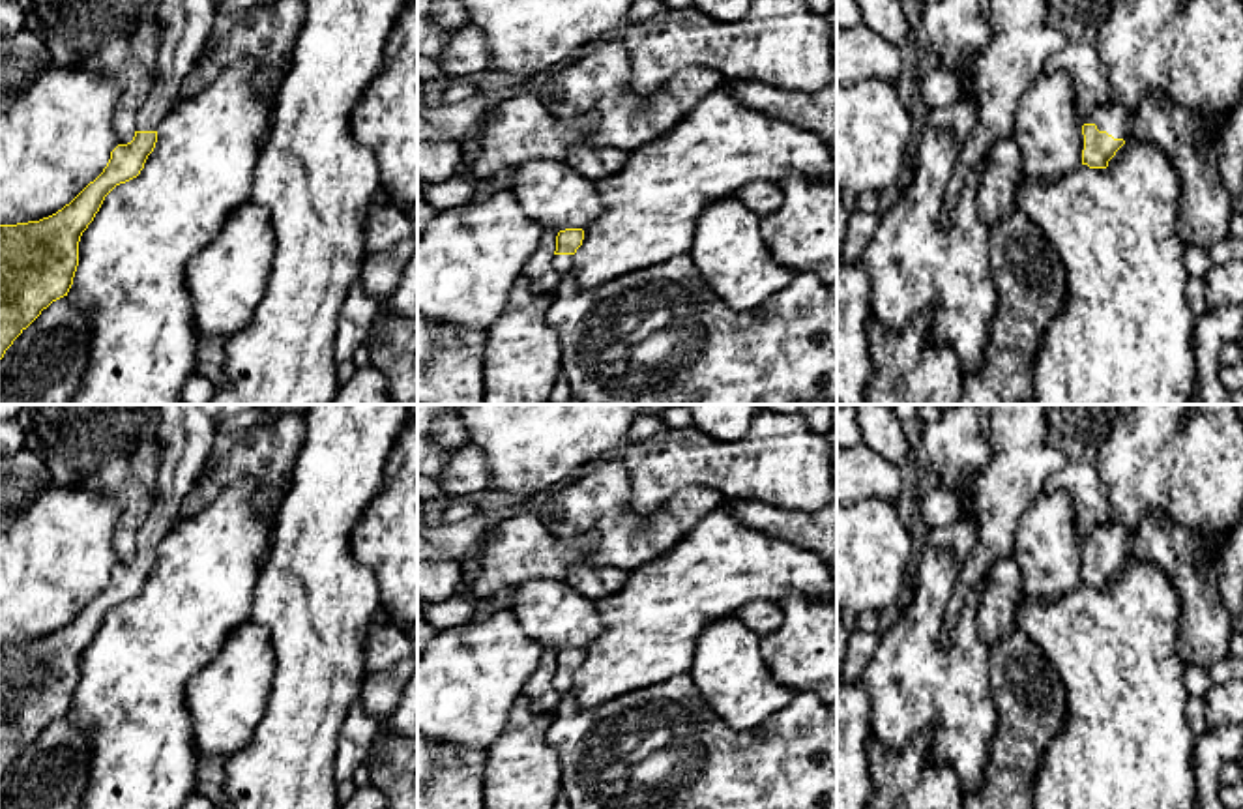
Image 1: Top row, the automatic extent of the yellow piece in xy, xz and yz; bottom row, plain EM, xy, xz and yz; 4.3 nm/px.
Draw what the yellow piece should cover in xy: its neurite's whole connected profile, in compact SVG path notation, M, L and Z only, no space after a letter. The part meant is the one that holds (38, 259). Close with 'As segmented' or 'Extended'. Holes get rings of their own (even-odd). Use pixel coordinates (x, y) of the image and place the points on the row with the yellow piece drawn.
M161 0L157 22L161 43L157 51L157 77L135 120L135 137L118 144L103 172L90 182L69 204L39 221L0 225L0 360L13 341L52 302L67 296L79 266L79 242L94 221L105 197L120 184L140 174L157 142L157 127L182 96L185 75L198 60L217 15L215 0Z. Extended

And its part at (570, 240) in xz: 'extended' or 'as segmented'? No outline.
extended

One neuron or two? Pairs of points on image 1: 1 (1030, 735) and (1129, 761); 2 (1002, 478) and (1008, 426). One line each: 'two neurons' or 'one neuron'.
1: two neurons
2: one neuron

